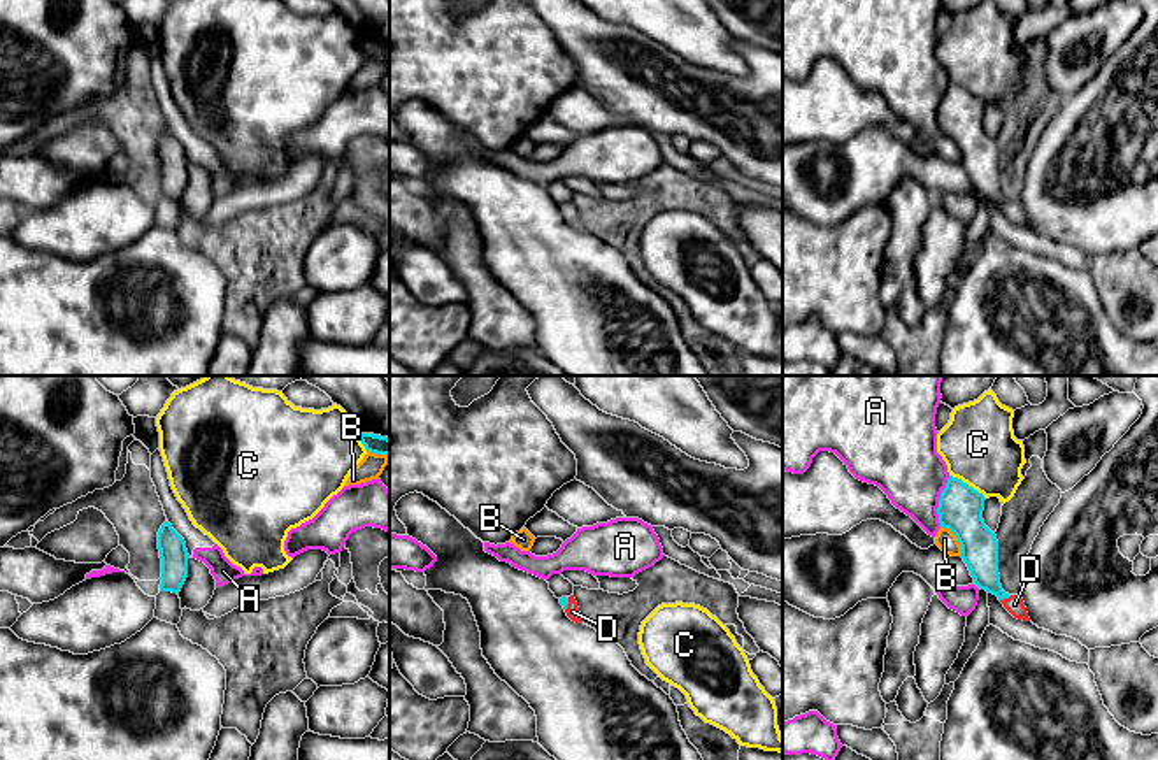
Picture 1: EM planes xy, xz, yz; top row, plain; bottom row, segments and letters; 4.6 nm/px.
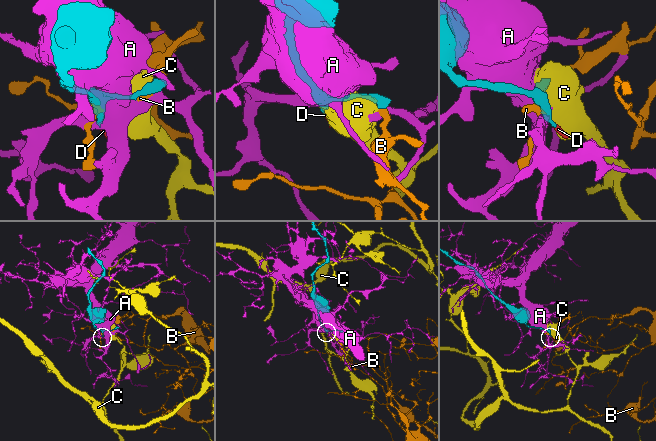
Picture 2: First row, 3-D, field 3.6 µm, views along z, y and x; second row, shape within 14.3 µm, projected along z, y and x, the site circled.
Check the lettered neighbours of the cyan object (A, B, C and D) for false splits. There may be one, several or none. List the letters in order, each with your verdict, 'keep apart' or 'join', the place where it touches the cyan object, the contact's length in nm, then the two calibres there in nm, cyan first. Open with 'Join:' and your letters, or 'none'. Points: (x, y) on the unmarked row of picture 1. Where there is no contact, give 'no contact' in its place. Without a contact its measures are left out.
Join: D
A: keep apart | yz (939, 107) | 240 nm | 200/320 nm
B: keep apart | yz (957, 144) | 170 nm | 200/90 nm
C: keep apart | yz (967, 92) | 200 nm | 200/340 nm
D: join | yz (1006, 204) | 60 nm | 180/90 nm

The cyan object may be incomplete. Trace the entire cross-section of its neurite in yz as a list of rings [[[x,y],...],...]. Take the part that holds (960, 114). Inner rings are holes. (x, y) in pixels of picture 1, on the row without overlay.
[[[949,82],[939,105],[939,130],[949,135],[960,153],[974,190],[998,204],[1004,214],[1018,226],[1030,228],[1025,209],[1019,202],[1002,197],[998,181],[998,147],[983,126],[984,102]]]

